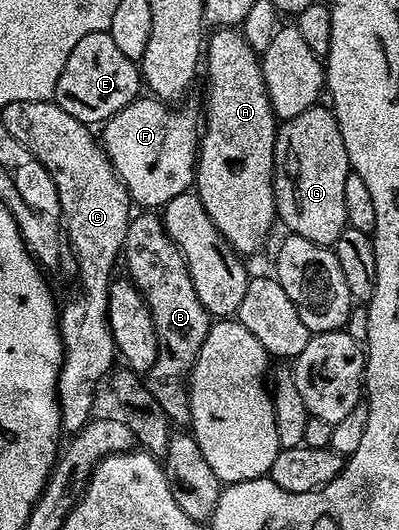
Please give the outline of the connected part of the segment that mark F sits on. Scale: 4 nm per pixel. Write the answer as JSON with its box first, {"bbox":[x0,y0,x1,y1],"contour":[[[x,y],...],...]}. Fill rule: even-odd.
{"bbox":[100,97,199,208],"contour":[[[138,97],[128,103],[122,111],[106,119],[100,128],[100,145],[123,181],[130,200],[136,206],[138,203],[138,208],[164,208],[165,203],[171,201],[171,197],[179,197],[179,193],[190,190],[194,186],[199,142],[199,115],[198,112],[196,115],[189,107],[183,108],[182,111],[176,111],[177,109],[176,106],[162,103],[160,99]]]}

